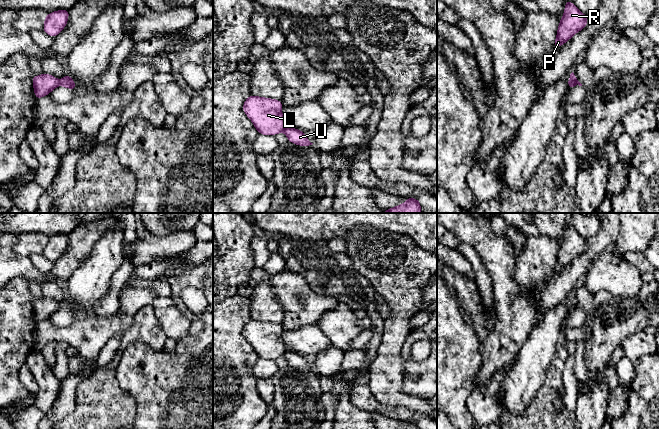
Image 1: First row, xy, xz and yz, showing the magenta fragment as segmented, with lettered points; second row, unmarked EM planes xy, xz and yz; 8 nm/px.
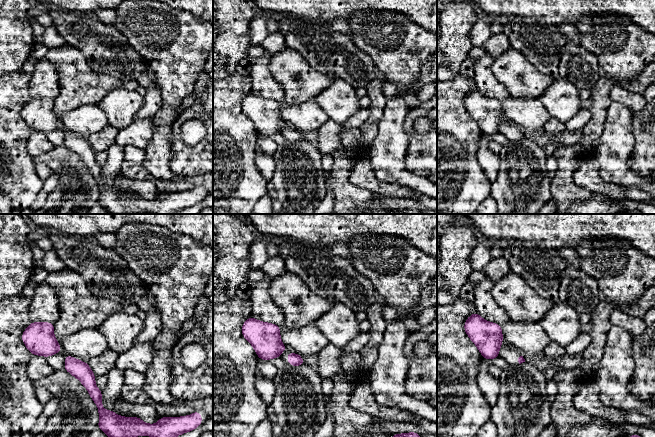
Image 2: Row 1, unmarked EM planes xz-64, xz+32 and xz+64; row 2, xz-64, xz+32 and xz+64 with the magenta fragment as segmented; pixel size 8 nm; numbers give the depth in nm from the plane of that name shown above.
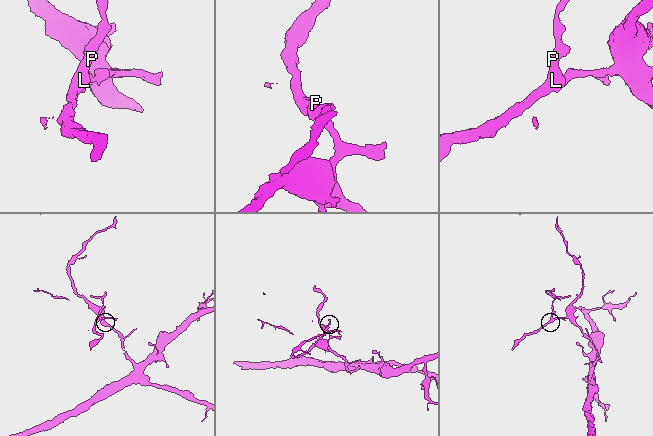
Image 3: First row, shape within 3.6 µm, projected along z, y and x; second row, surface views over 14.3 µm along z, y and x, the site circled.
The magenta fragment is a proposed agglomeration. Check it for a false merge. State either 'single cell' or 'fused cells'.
fused cells

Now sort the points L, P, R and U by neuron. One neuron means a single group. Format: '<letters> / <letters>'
L P R / U

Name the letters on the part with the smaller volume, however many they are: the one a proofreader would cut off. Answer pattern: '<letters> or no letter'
L, P, R

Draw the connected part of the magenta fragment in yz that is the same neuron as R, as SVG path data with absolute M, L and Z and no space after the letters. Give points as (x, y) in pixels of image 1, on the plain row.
M567 224L565 226L564 239L559 246L554 271L561 271L565 266L569 265L574 258L580 256L587 248L587 239L580 236L570 224Z

